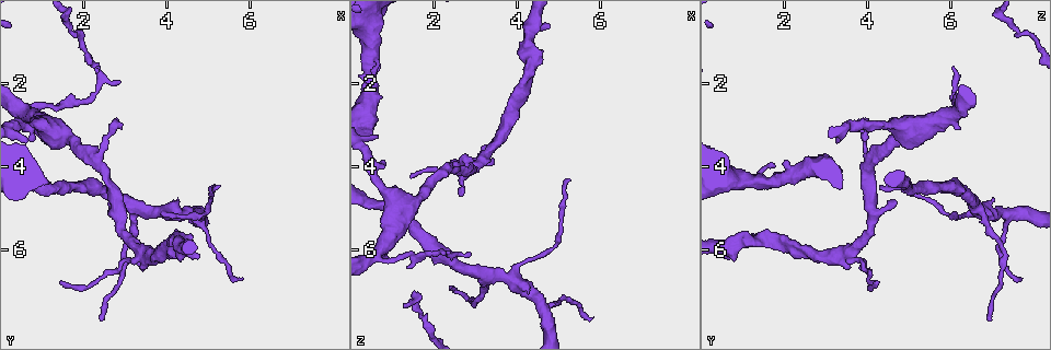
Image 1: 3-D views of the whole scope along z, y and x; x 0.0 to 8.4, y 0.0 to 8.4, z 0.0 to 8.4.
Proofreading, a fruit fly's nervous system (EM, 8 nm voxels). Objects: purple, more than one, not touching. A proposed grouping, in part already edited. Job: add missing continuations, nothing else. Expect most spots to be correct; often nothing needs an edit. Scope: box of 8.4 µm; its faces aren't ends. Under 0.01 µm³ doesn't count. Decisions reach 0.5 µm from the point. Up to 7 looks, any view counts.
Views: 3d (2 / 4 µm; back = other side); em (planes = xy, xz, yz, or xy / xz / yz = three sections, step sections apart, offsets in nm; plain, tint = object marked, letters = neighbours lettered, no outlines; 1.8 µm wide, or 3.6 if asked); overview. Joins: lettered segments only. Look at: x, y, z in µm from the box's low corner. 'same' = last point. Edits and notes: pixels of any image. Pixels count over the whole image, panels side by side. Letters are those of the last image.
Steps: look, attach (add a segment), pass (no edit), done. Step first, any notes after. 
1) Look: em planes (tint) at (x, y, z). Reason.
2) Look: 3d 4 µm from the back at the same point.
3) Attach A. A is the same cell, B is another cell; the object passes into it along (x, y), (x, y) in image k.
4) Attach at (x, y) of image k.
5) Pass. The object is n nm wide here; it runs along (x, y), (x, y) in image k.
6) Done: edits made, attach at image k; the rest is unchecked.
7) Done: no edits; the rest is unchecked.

Look: em 3.6 µm planes (tint) at (4.80, 6.25, 0.65).

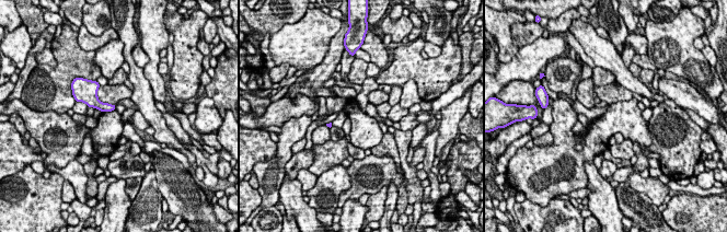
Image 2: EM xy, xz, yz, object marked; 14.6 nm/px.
Look: em 3.6 µm planes (letters) at the same point.

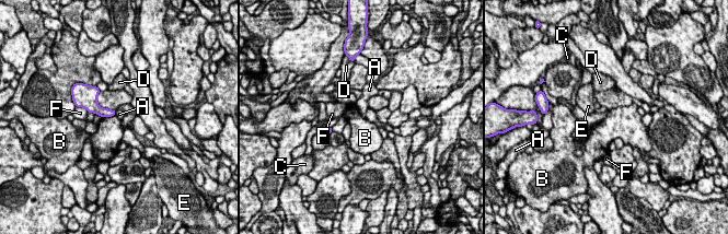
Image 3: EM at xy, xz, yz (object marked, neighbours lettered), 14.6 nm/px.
Pass. A, B, C, D, E and F are other cells; a border runs along (115, 115), (102, 118) in image 3; no lettered segment goes on from it.

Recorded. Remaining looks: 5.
Look: 3d 2 µm at (5.25, 4.55, 4.30). Branch stops here.

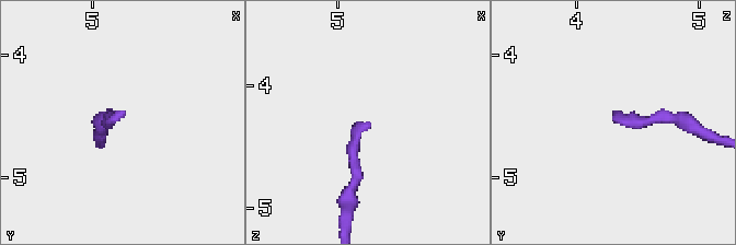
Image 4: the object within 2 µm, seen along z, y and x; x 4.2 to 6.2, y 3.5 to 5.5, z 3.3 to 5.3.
Look: em planes (plain) at (5.22, 4.54, 4.28).

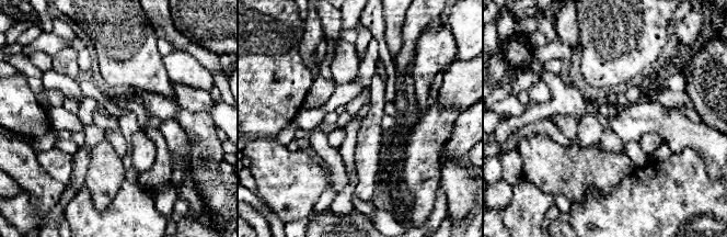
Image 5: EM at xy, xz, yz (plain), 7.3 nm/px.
Look: em planes (letters) at the same point.

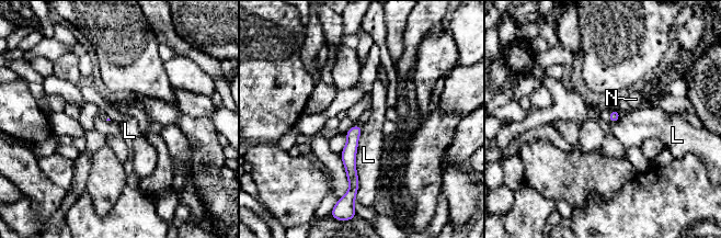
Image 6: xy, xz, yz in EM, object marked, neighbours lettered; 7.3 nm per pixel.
Pass. L and N are other cells; it runs along (358, 127), (350, 149), (352, 188) in image 6; none of them fits.

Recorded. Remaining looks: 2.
Done: no edits; the rest is unchecked.

